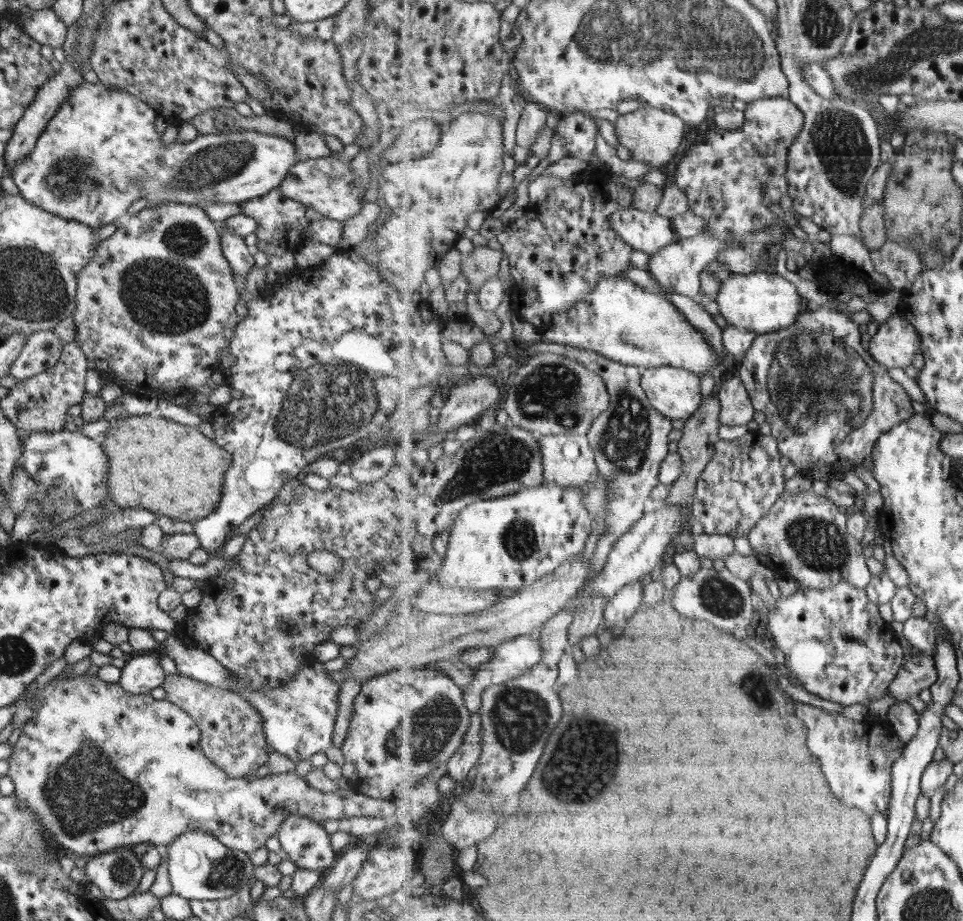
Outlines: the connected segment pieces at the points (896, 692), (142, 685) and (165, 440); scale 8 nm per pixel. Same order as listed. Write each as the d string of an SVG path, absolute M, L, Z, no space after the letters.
M917 651L906 657L897 678L888 686L888 694L891 692L899 703L905 703L910 696L930 690L937 680L939 672L934 656Z
M138 655L127 661L121 669L117 685L131 695L149 694L161 685L166 676L159 667L156 655Z
M156 413L149 415L125 416L115 421L117 428L107 429L103 443L108 458L106 487L110 499L121 509L143 508L152 513L167 515L173 520L193 523L210 512L221 498L225 471L231 466L231 455L207 439L196 427L177 424L159 417Z

